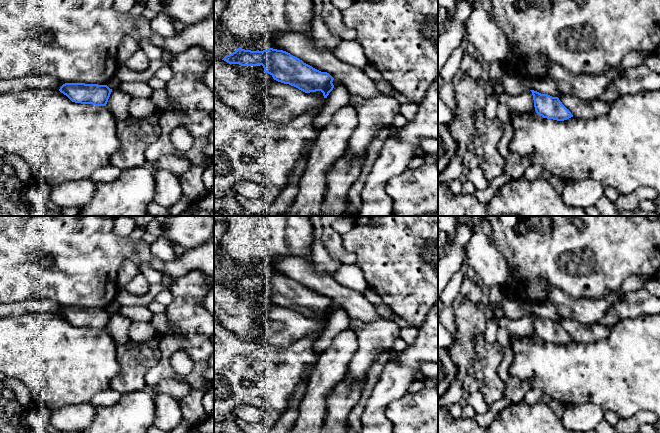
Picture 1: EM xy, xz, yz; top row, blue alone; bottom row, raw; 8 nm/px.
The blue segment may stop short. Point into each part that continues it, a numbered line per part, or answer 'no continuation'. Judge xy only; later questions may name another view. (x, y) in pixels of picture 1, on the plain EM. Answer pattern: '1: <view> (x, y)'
no continuation

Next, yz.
no continuation

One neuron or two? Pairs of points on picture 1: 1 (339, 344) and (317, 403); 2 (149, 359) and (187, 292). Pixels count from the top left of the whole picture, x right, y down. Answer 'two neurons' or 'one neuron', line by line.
1: one neuron
2: two neurons

